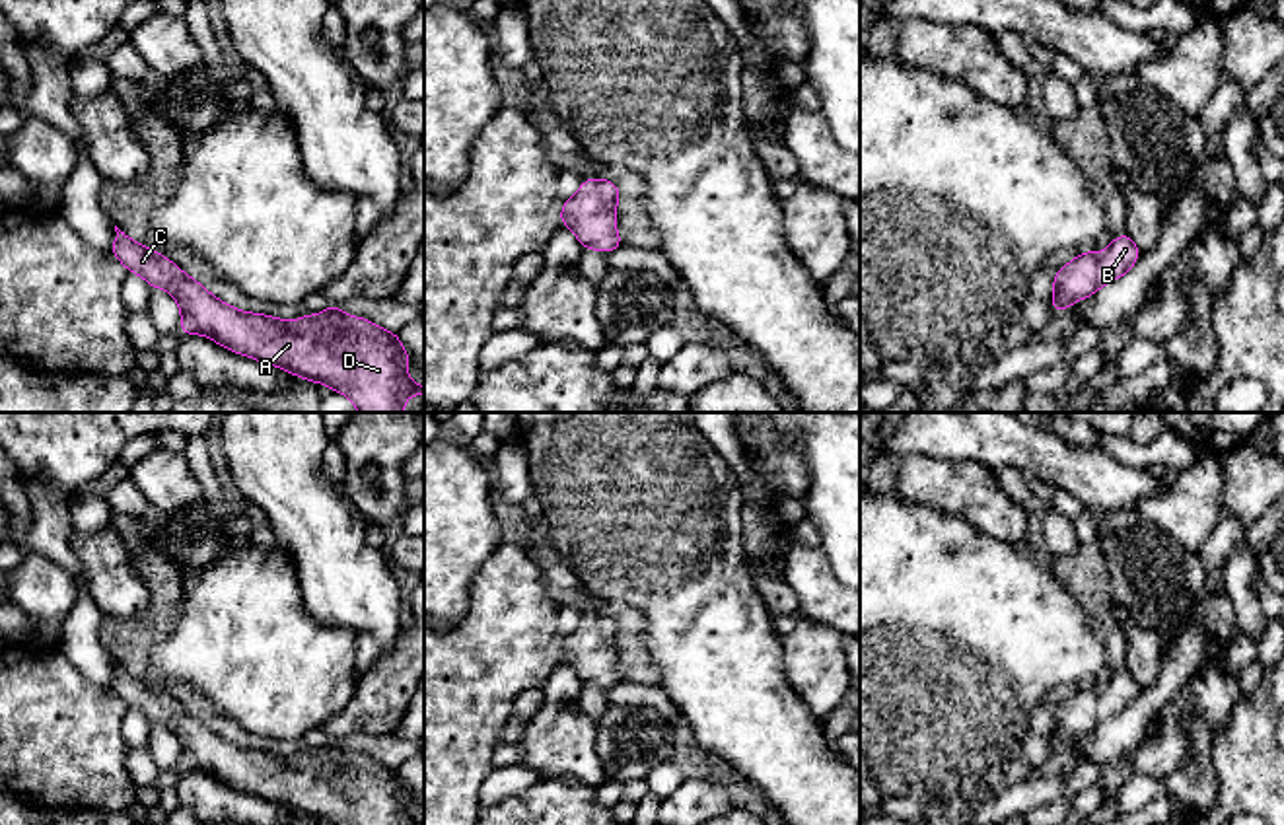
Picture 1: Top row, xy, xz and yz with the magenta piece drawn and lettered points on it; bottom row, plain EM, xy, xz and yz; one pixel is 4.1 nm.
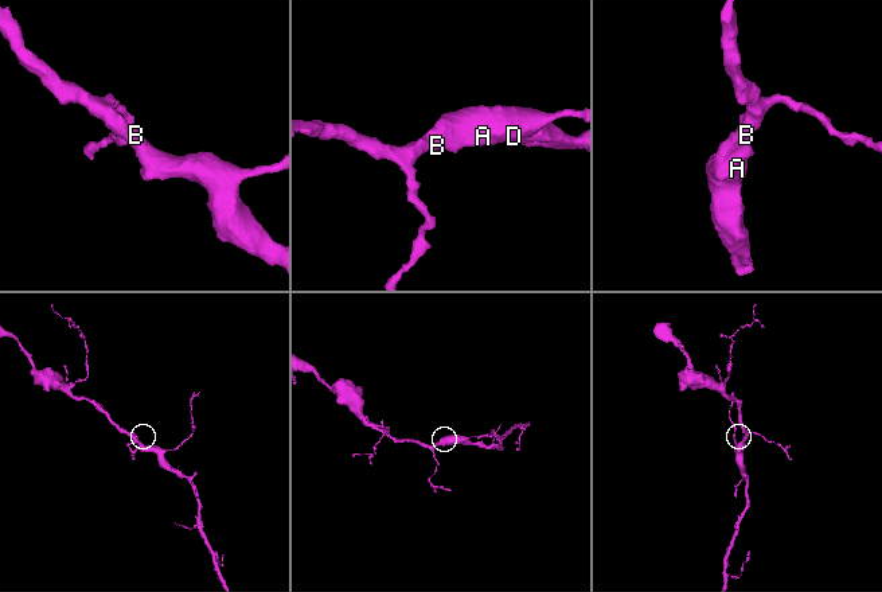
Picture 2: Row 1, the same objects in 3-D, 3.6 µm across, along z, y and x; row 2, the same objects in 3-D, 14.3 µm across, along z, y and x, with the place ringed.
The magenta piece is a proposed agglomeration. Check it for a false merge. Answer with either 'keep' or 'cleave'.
keep

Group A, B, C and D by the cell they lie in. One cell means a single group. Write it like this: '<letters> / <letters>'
A B C D

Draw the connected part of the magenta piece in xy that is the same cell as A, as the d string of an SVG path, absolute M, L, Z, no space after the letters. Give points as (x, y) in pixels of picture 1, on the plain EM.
M117 662L115 667L111 689L128 708L140 710L152 724L163 724L175 734L181 743L181 769L204 771L232 788L282 804L292 811L325 819L331 825L424 825L407 813L410 794L399 771L364 753L346 751L340 741L329 741L317 751L303 751L294 757L239 747L204 726L200 718L185 710L165 691L132 677Z

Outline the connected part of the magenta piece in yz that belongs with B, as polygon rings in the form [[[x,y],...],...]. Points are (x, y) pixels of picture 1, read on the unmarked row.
[[[1124,667],[1111,677],[1105,689],[1078,689],[1074,697],[1060,702],[1052,722],[1052,751],[1070,743],[1076,735],[1086,735],[1101,722],[1124,712],[1138,697],[1140,687]]]

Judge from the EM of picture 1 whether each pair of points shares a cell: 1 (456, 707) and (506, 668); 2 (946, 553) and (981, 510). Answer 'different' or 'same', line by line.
1: same
2: different

